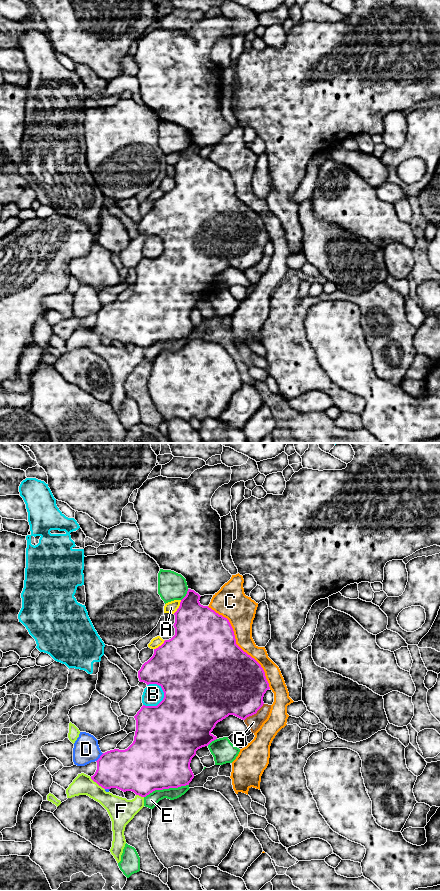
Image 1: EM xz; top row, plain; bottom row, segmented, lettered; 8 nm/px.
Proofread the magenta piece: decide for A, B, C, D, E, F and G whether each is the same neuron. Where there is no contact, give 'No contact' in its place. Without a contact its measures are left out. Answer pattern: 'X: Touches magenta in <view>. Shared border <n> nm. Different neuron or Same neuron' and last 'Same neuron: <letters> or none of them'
A: Touches magenta in xz. Shared border 130 nm. Different neuron
B: Touches magenta in xz. Shared border 220 nm. Different neuron
C: Touches magenta in xz. Shared border 850 nm. Different neuron
D: Touches magenta in xz. Shared border 90 nm. Different neuron
E: Touches magenta in xz. Shared border 380 nm. Different neuron
F: Touches magenta in xz. Shared border 160 nm. Different neuron
G: Touches magenta in xz. Shared border 220 nm. Same neuron
Same neuron: G

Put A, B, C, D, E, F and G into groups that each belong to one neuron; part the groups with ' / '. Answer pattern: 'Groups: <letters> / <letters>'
Groups: A / B D / C / E / F / G

